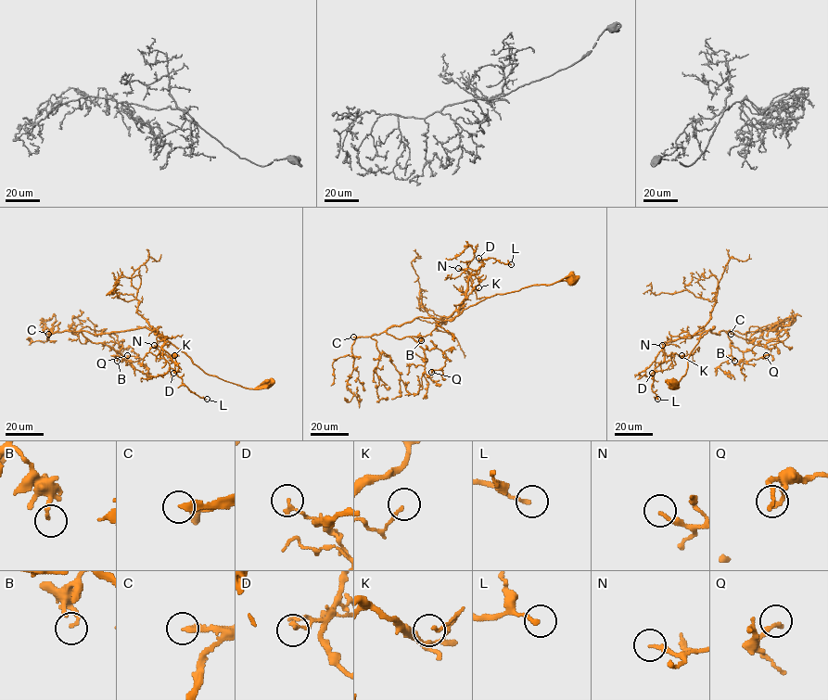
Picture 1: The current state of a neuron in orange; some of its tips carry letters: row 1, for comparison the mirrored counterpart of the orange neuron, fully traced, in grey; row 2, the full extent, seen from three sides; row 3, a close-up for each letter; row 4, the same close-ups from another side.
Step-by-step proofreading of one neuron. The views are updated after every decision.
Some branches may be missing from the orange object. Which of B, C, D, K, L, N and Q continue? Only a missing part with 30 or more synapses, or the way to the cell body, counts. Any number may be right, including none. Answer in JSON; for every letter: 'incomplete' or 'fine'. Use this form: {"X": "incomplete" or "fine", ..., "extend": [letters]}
{"B": "fine", "C": "incomplete", "D": "fine", "K": "fine", "L": "fine", "N": "incomplete", "Q": "fine", "extend": ["C", "N"]}

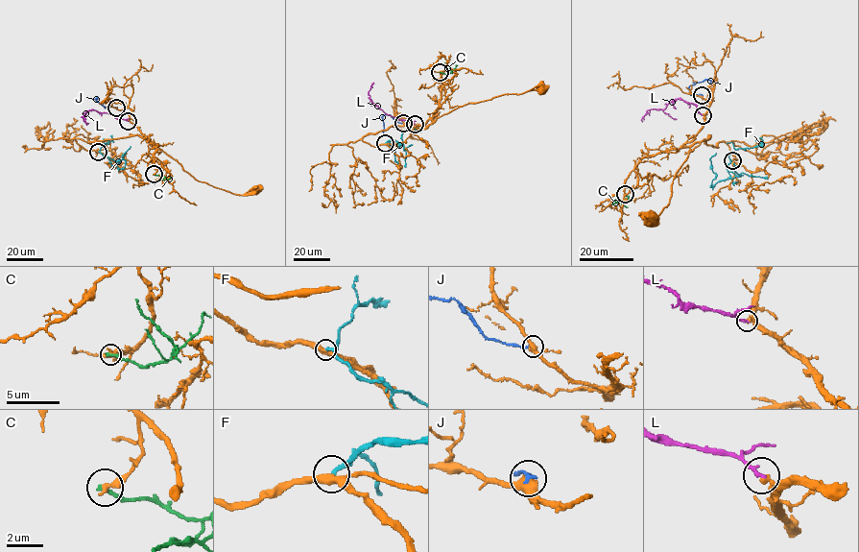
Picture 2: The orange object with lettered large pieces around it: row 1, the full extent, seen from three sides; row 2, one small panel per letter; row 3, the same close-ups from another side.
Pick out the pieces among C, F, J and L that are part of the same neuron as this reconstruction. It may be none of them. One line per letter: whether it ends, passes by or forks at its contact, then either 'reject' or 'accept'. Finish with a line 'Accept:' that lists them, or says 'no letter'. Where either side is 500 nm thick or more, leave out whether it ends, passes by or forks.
C: it ends; reject
F: it passes by; reject
J: it ends; reject
L: it ends; accept
Accept: L

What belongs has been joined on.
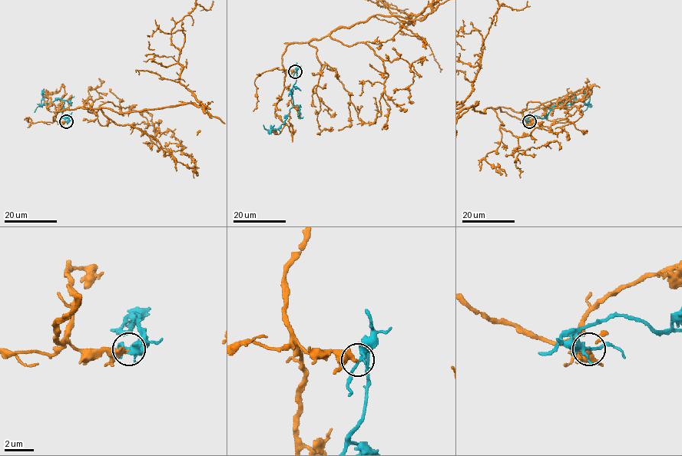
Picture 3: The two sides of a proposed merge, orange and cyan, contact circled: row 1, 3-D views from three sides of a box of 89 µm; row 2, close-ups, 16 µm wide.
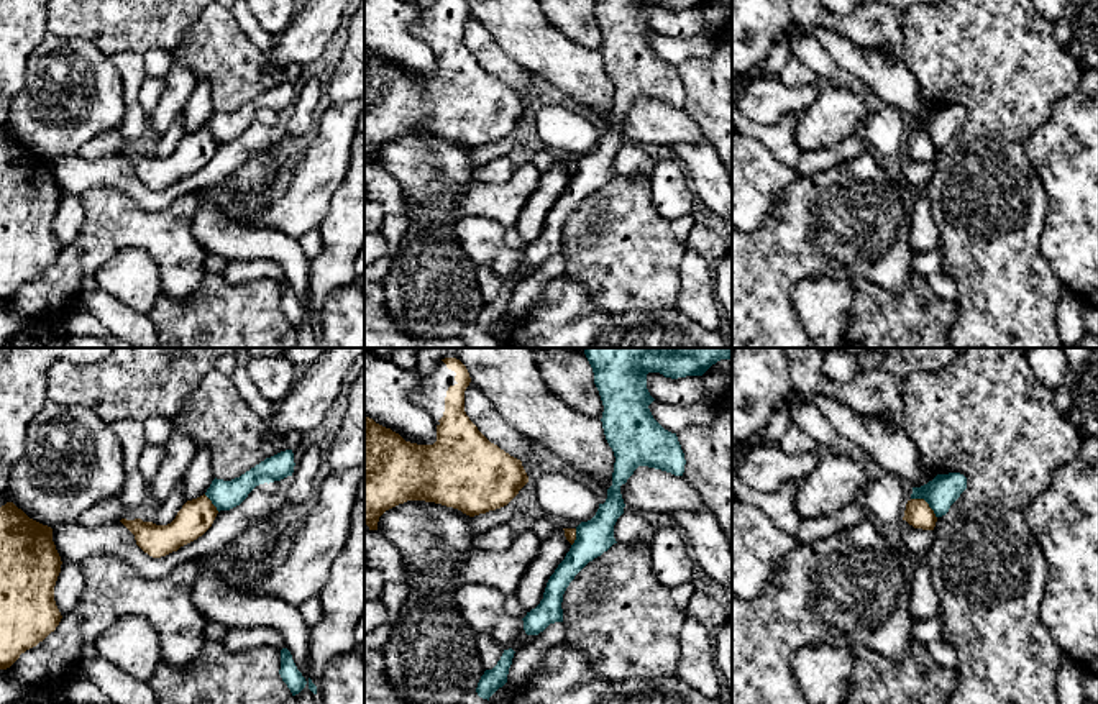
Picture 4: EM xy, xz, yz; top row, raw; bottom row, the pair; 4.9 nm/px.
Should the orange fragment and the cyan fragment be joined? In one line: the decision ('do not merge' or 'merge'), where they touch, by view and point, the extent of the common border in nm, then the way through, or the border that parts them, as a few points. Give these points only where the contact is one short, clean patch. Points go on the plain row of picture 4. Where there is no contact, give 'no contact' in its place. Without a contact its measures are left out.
do not merge; meets orange in yz at (926, 135); contact 160 nm long; border along yz (911, 130), (921, 130), (936, 150)

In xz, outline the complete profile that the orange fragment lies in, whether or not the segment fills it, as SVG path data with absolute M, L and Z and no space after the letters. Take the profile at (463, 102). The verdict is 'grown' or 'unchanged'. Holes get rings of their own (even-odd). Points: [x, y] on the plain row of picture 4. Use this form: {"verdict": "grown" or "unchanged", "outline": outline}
{"verdict": "grown", "outline": "M435 0L422 8L415 33L437 57L433 77L405 74L364 48L364 156L377 162L379 149L407 133L435 135L474 149L507 138L528 115L522 94L491 75L464 44L466 0Z"}

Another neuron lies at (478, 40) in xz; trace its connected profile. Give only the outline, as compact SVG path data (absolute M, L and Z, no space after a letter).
M473 15L464 23L464 44L491 75L520 94L528 89L533 74L515 62Z

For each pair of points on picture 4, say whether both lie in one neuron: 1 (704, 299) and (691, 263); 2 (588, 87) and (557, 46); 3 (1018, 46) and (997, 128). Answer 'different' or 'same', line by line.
1: same
2: same
3: same

